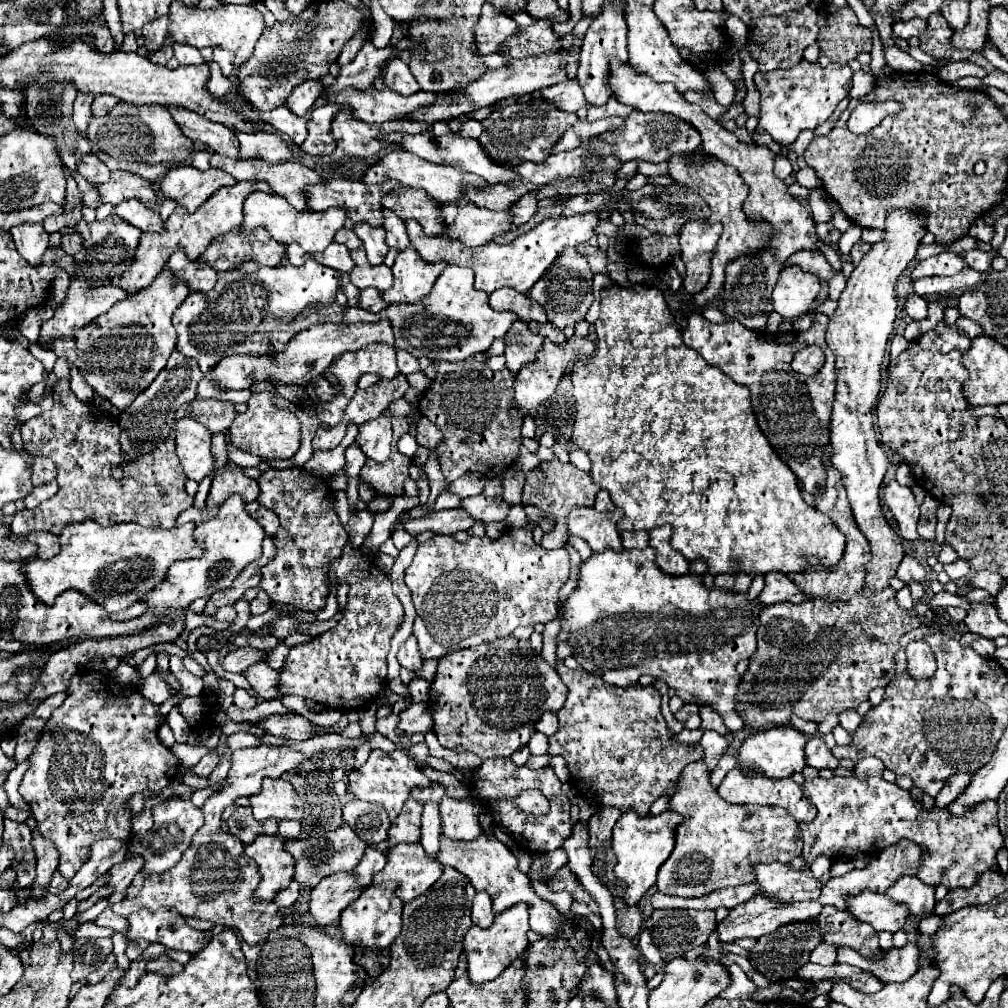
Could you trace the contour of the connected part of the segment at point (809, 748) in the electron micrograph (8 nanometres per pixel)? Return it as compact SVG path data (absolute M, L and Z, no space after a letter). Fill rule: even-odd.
M810 738L806 742L806 764L812 768L838 768L838 760L832 756L832 752L826 748L822 738Z

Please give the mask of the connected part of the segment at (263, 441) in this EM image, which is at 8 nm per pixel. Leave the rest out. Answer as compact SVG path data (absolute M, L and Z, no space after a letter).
M268 392L254 394L248 400L248 410L244 414L236 414L230 426L230 444L266 460L292 458L300 446L300 422L290 410L280 410L270 400L272 396Z

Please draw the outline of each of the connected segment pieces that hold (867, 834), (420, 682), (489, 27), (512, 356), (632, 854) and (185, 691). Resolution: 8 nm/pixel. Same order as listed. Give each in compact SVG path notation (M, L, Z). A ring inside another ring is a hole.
M818 776L806 780L802 790L818 808L812 822L800 824L804 840L802 870L810 870L818 856L832 860L854 858L858 852L872 854L908 838L924 848L924 862L918 870L918 878L922 882L932 886L942 884L946 888L968 888L976 882L976 874L996 866L996 852L1004 846L1004 838L996 826L996 800L980 802L976 810L970 810L960 818L952 818L946 810L922 810L922 804L916 802L908 790L902 790L884 778L870 778L868 782L858 778Z
M414 678L410 682L410 692L416 694L416 702L428 700L428 690L430 690L430 684L424 678Z
M484 4L480 22L476 24L476 44L482 54L498 52L508 38L518 34L518 24L506 14L488 14L488 4Z
M516 320L512 328L506 332L506 366L516 374L526 362L532 362L536 358L536 352L540 350L544 336L530 332L530 328L522 322Z
M670 810L662 812L660 816L646 816L646 818L636 818L636 812L624 812L618 818L612 834L612 850L616 856L614 874L624 884L624 894L622 894L624 904L636 906L640 898L648 892L648 888L654 886L658 868L674 848L674 828L676 824L680 824L680 820L682 816Z
M170 656L170 672L172 672L172 674L176 676L176 680L180 682L180 694L168 698L166 702L174 704L174 702L178 702L178 700L184 698L184 696L200 696L200 692L204 692L200 678L194 676L194 674L190 674L190 672L182 666L182 658Z

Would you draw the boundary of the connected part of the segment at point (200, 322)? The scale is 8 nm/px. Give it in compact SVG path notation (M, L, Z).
M308 260L302 266L260 266L256 262L242 262L234 270L226 270L218 274L218 282L212 288L212 292L190 292L188 298L182 302L182 306L174 312L172 322L178 332L178 344L176 348L188 356L194 358L200 366L200 370L210 372L212 366L224 356L232 354L266 354L270 344L270 334L276 326L292 324L294 318L304 310L304 306L314 304L316 308L328 306L336 300L336 294L340 292L340 272L332 270L328 266L318 264L316 260Z

